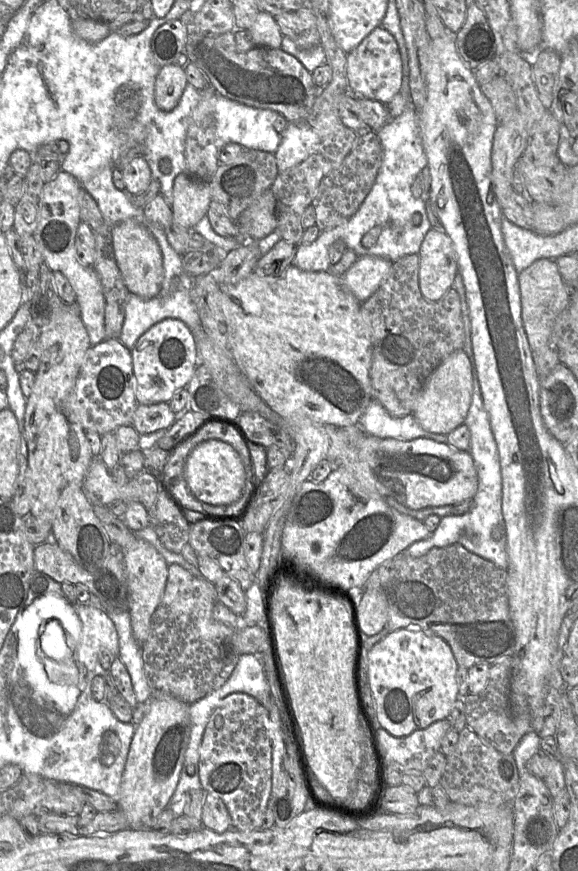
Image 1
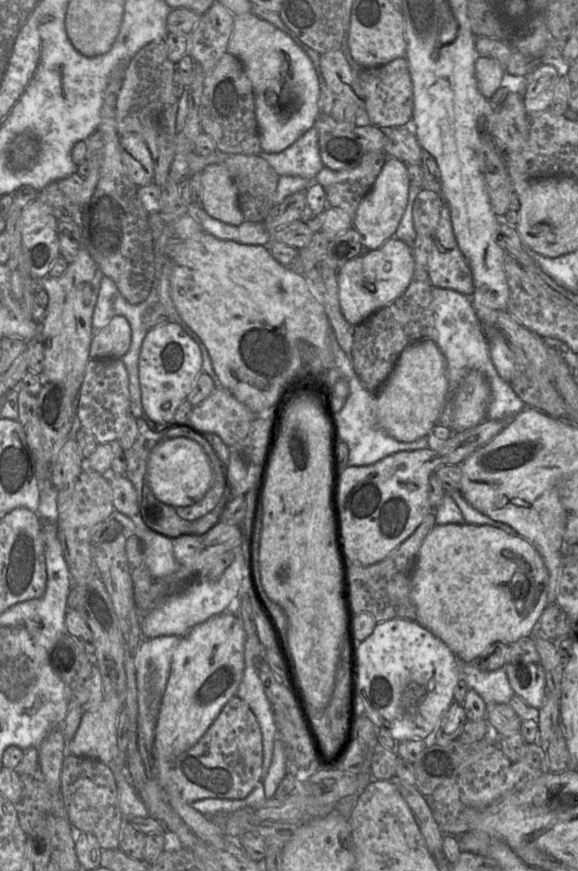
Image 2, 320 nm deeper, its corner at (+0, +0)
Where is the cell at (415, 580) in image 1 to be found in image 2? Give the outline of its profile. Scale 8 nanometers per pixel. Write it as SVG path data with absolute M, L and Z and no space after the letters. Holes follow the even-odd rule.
M434 511L387 558L370 566L349 561L350 603L356 613L368 612L377 623L402 618L416 621L416 606L411 597L412 571L418 552L427 535L436 526Z

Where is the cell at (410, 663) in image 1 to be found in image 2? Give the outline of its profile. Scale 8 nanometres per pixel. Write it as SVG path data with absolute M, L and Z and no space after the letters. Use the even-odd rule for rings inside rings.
M395 618L377 623L374 631L368 638L362 642L357 642L357 662L358 674L356 690L358 693L358 699L362 701L363 713L366 714L377 727L387 728L392 737L398 742L411 739L425 739L433 730L437 731L437 726L442 716L454 702L454 689L458 680L461 678L460 661L443 641L436 637L430 630L415 621Z

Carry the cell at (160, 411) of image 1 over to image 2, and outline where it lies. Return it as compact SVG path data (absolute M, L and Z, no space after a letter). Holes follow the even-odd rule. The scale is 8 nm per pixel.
M217 386L209 397L193 407L188 422L207 436L217 435L230 448L246 438L255 415Z

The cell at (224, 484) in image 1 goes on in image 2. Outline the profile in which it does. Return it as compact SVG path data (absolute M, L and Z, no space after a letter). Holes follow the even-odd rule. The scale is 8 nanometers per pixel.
M166 436L151 450L145 477L152 493L160 502L172 507L184 507L198 502L205 495L210 487L213 471L197 441Z

